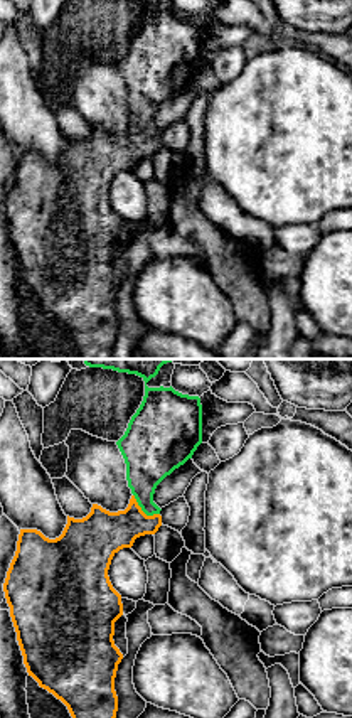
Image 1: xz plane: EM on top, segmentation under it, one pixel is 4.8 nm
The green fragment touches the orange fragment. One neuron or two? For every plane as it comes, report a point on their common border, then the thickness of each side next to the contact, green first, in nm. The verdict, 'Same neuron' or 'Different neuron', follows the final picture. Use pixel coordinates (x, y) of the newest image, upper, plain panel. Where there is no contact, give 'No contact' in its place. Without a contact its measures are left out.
Touches green at (144, 133). Thickness 220 nm (green) against 220 nm

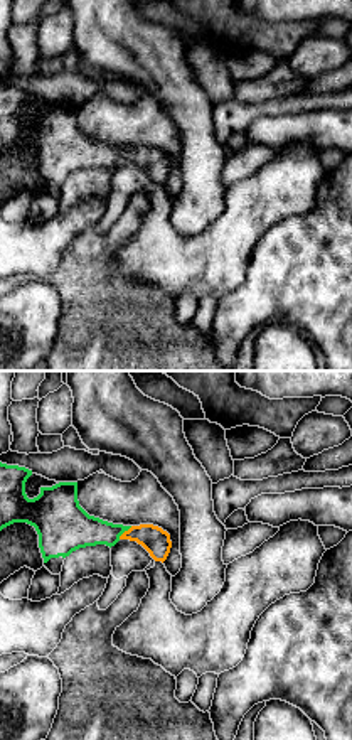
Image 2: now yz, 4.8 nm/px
Touches green at (125, 152). Thickness 200 nm (green) against 130 nm

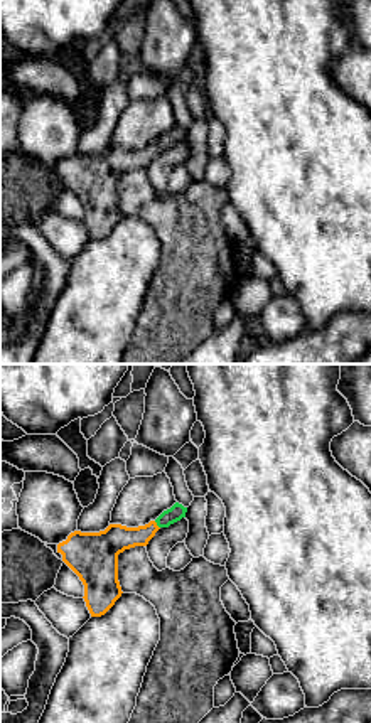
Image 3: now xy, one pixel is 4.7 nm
Touches green at (157, 147). Thickness 80 nm (green) against 140 nm

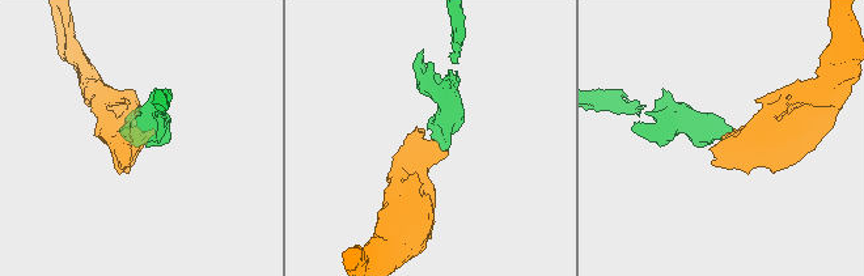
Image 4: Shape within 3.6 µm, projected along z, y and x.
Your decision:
Same neuron

